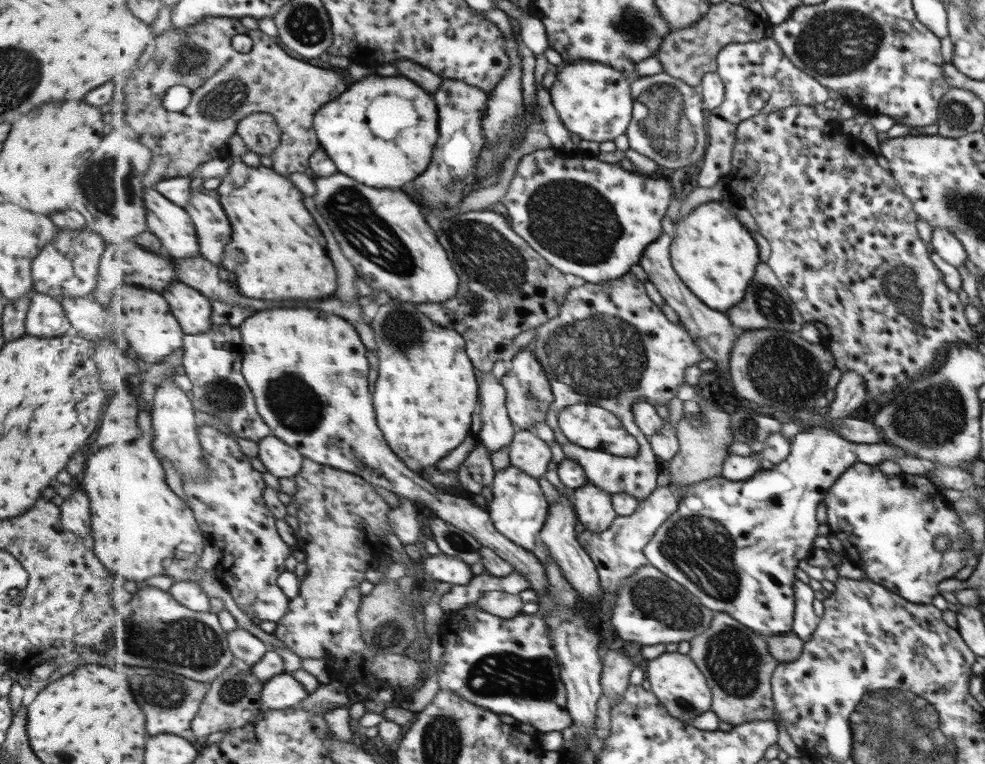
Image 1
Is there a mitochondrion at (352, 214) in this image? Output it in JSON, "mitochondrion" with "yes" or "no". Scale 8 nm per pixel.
{"mitochondrion":"yes"}

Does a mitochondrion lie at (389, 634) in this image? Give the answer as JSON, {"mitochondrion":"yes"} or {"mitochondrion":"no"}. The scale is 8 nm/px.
{"mitochondrion":"yes"}

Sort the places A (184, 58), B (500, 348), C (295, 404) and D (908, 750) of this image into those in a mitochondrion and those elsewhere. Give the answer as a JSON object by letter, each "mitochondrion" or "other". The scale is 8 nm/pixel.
{"A":"mitochondrion","B":"other","C":"mitochondrion","D":"mitochondrion"}

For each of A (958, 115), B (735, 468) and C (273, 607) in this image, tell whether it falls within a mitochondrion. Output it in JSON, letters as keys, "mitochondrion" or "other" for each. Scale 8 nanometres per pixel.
{"A":"mitochondrion","B":"other","C":"other"}

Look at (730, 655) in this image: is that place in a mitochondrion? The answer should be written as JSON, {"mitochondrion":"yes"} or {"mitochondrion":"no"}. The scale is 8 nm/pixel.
{"mitochondrion":"yes"}

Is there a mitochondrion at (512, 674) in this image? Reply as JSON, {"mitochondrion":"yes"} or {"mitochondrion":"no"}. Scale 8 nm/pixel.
{"mitochondrion":"yes"}

